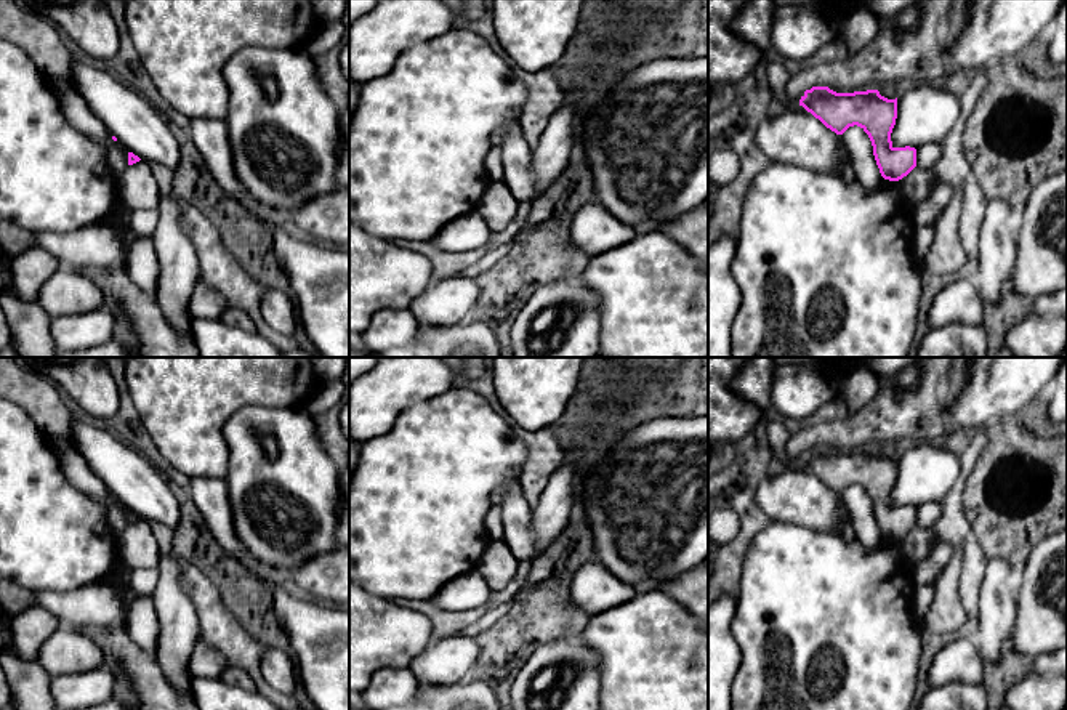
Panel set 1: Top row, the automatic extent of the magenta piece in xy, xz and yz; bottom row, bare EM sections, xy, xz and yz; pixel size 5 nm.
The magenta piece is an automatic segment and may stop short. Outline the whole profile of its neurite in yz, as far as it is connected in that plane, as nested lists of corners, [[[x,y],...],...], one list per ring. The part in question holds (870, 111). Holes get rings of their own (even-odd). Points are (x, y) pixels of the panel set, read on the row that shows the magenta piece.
[[[812,87],[801,96],[799,106],[836,135],[843,135],[849,127],[860,127],[872,141],[884,180],[899,181],[916,167],[916,149],[894,147],[891,141],[897,98],[888,99],[878,90],[836,93],[828,87]]]

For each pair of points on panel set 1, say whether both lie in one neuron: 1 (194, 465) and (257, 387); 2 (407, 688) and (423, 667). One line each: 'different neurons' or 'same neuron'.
1: same neuron
2: different neurons

